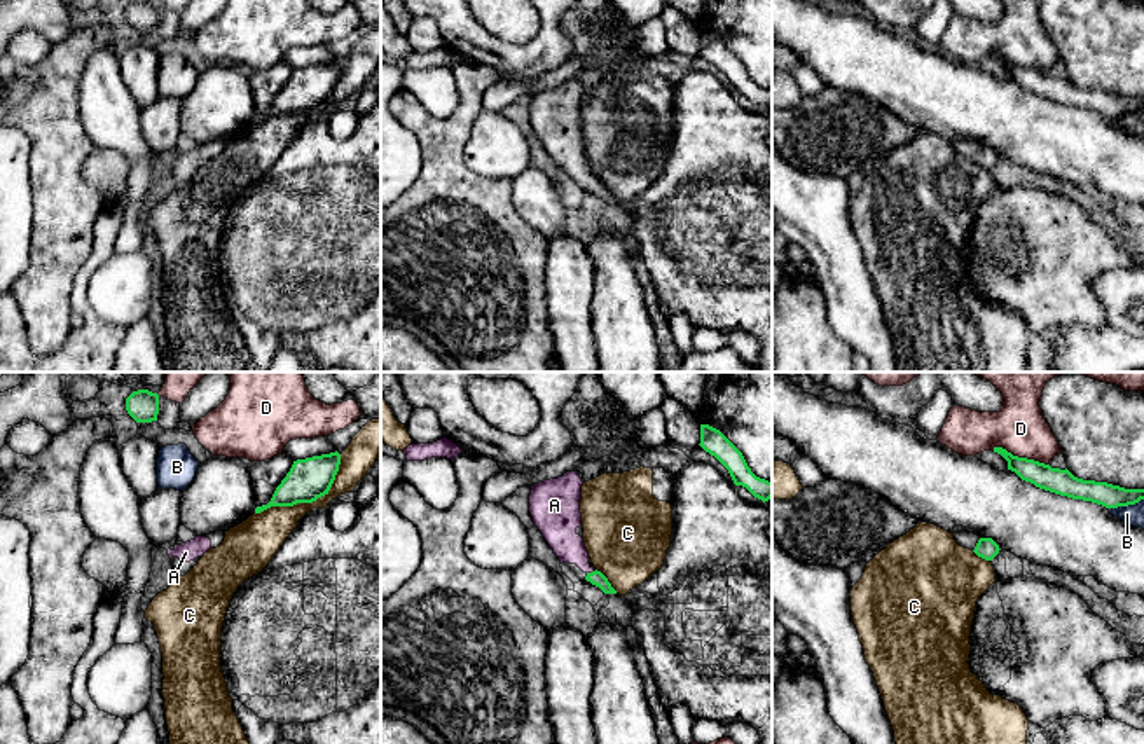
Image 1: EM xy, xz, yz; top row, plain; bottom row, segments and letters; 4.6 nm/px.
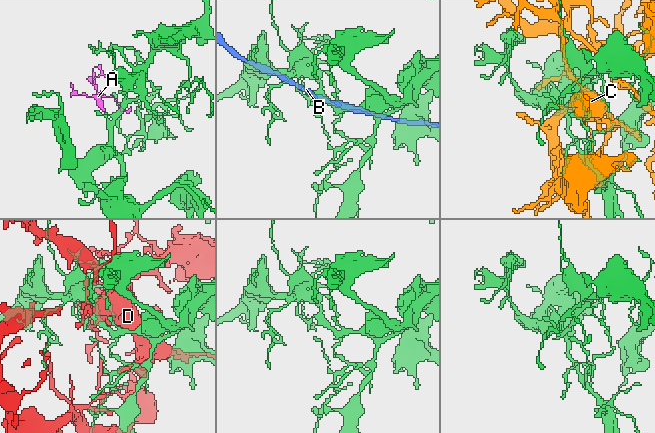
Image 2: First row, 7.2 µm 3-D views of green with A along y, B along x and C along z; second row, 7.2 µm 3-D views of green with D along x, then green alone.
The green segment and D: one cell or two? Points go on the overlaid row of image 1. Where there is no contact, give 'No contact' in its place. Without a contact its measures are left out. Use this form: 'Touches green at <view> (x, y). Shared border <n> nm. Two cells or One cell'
Touches green at yz (1020, 458). Shared border 260 nm. Two cells

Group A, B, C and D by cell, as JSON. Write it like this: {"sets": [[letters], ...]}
{"sets": [["A"], ["B"], ["C"], ["D"]]}

